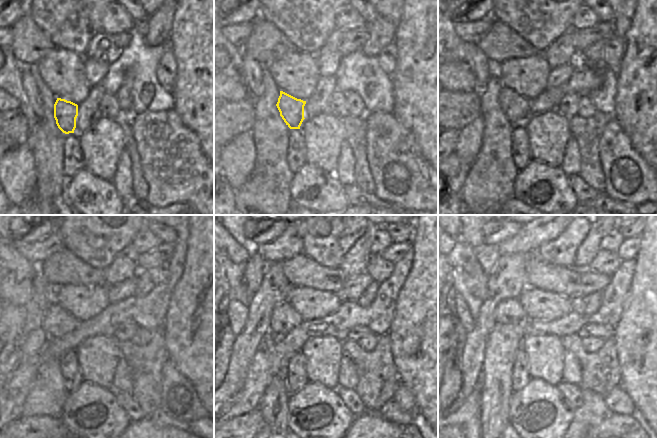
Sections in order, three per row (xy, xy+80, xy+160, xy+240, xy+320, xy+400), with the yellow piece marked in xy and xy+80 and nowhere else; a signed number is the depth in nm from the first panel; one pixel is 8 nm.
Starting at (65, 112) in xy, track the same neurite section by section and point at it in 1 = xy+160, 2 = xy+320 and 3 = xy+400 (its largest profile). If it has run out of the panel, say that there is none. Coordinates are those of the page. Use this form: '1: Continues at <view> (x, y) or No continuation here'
1: Continues at xy+160 (516, 108)
2: Continues at xy+320 (284, 318)
3: Continues at xy+400 (509, 310).

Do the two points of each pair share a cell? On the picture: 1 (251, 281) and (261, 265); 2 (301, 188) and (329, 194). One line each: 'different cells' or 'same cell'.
1: same cell
2: same cell

